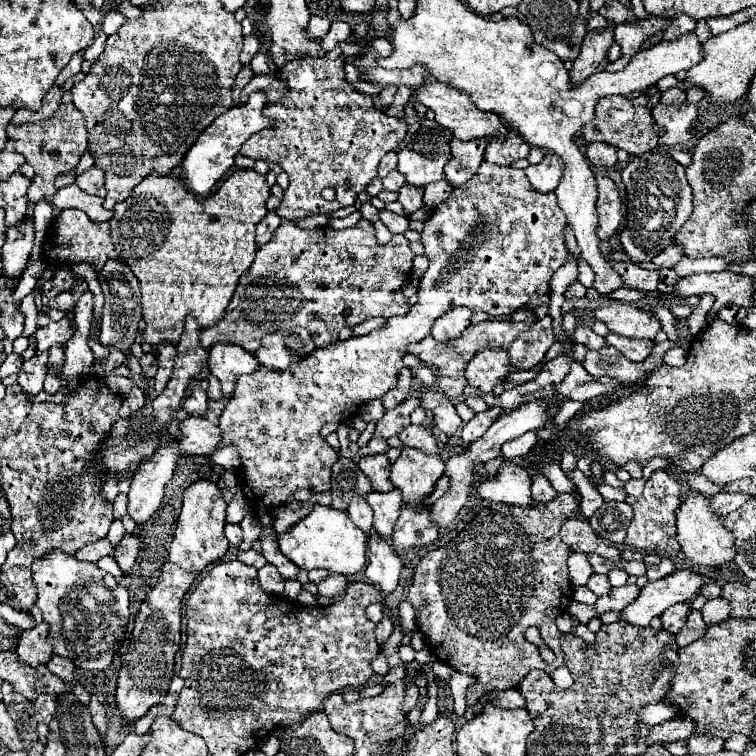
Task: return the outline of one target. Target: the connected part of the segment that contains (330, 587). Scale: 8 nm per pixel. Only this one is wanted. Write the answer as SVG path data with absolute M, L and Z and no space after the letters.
M333 573L331 577L327 577L327 579L323 579L319 583L319 595L323 595L323 597L337 597L345 589L345 585L347 585L347 577Z

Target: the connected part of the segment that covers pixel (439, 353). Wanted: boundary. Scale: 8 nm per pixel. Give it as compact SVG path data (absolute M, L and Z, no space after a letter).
M527 319L525 323L515 323L515 321L483 321L479 325L469 325L461 337L451 339L449 343L441 343L441 341L433 339L431 335L427 335L425 339L421 339L417 343L409 343L407 351L413 353L415 357L419 357L429 367L437 369L437 389L441 393L445 393L447 397L457 397L467 387L467 379L465 379L463 373L465 373L465 367L467 367L469 359L473 359L473 355L477 351L481 351L483 347L507 347L507 341L515 341L519 337L519 333L527 331L531 325L533 325L531 319Z

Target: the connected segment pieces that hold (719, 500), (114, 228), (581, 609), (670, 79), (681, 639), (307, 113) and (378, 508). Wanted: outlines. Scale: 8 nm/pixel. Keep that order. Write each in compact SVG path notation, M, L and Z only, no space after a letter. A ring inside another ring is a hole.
M717 493L711 497L711 511L717 517L727 517L731 511L739 509L745 501L749 501L749 495L741 495L741 493Z
M237 169L209 197L193 195L179 179L171 175L149 175L133 189L129 199L117 203L115 215L109 221L111 241L117 247L119 259L131 267L141 283L143 319L147 323L143 339L147 343L159 345L167 341L177 345L187 315L193 315L201 329L221 319L239 277L255 259L255 225L267 215L265 201L269 195L271 189L267 187L263 175L253 169Z
M571 603L569 605L569 615L577 621L577 623L587 623L595 617L595 611L593 611L593 605L585 605L585 603Z
M668 75L668 76L661 78L657 82L657 86L659 87L661 92L667 89L673 88L673 87L678 87L685 91L688 88L684 82L677 80L674 75Z
M691 609L685 627L675 635L675 643L677 643L679 649L683 649L683 647L687 647L689 643L701 639L701 635L705 635L705 631L707 631L707 625L703 623L701 613L699 613L697 609Z
M356 41L341 42L323 57L295 59L277 69L277 77L287 83L289 93L281 101L263 107L263 115L271 117L275 121L275 127L251 135L251 139L245 141L245 147L241 147L241 153L255 161L263 159L267 163L277 163L289 175L289 189L277 207L277 215L283 219L301 219L313 213L333 213L341 207L355 205L359 191L363 191L377 177L377 165L381 157L389 151L395 151L397 143L407 133L405 117L389 115L389 109L383 109L377 97L357 91L345 79L345 57L339 56L355 56L359 54L359 48L365 46ZM325 187L333 187L337 191L335 201L325 201L321 197L321 191Z
M397 489L389 491L389 493L369 493L365 497L365 501L371 505L373 513L375 513L375 519L373 519L373 529L377 531L379 537L387 539L391 537L393 533L393 527L395 527L395 521L397 521L397 515L399 515L399 509L401 509L401 493Z

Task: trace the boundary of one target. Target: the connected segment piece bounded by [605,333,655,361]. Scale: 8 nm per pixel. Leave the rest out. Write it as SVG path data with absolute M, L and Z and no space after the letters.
M609 333L605 339L609 345L621 351L629 361L645 361L655 345L655 341L651 339L625 339L623 335L613 335L613 333Z

